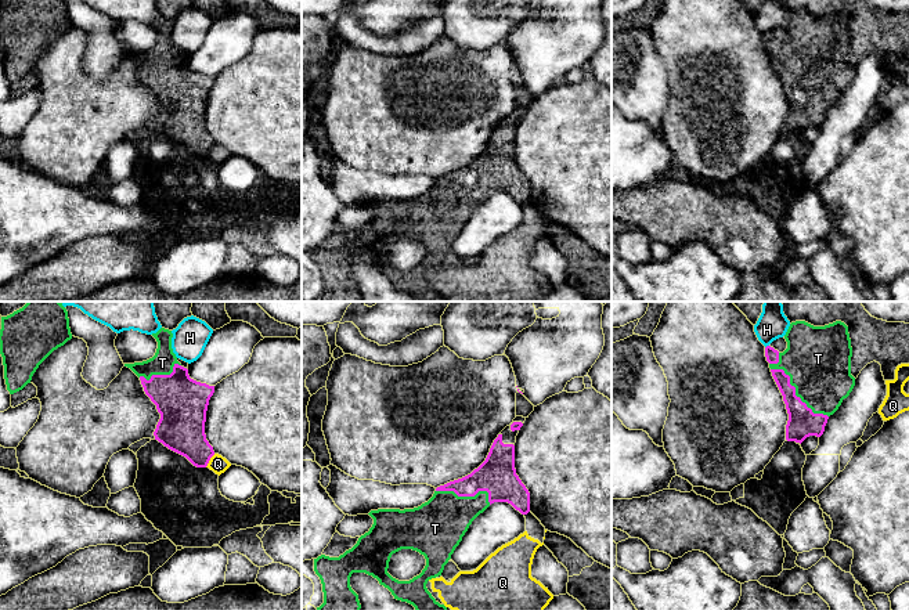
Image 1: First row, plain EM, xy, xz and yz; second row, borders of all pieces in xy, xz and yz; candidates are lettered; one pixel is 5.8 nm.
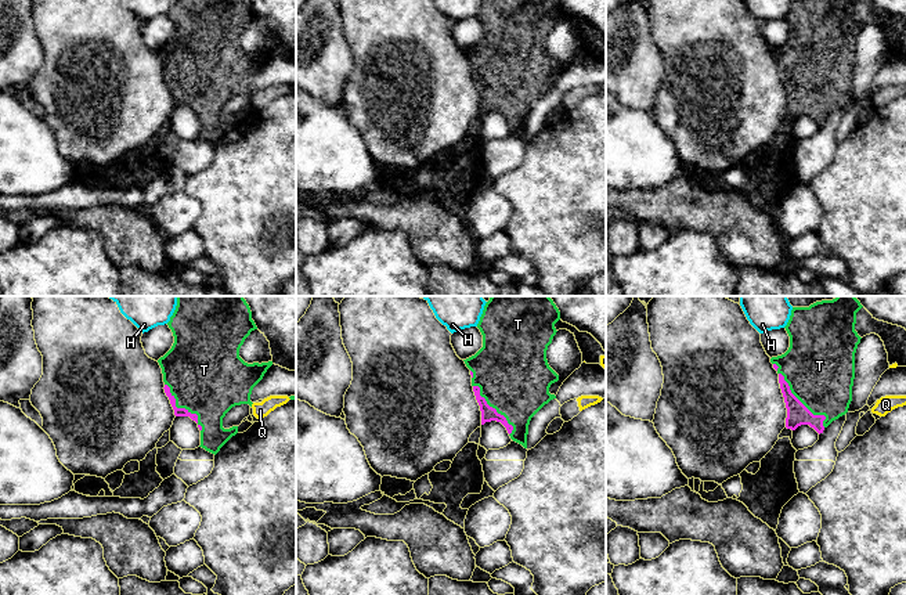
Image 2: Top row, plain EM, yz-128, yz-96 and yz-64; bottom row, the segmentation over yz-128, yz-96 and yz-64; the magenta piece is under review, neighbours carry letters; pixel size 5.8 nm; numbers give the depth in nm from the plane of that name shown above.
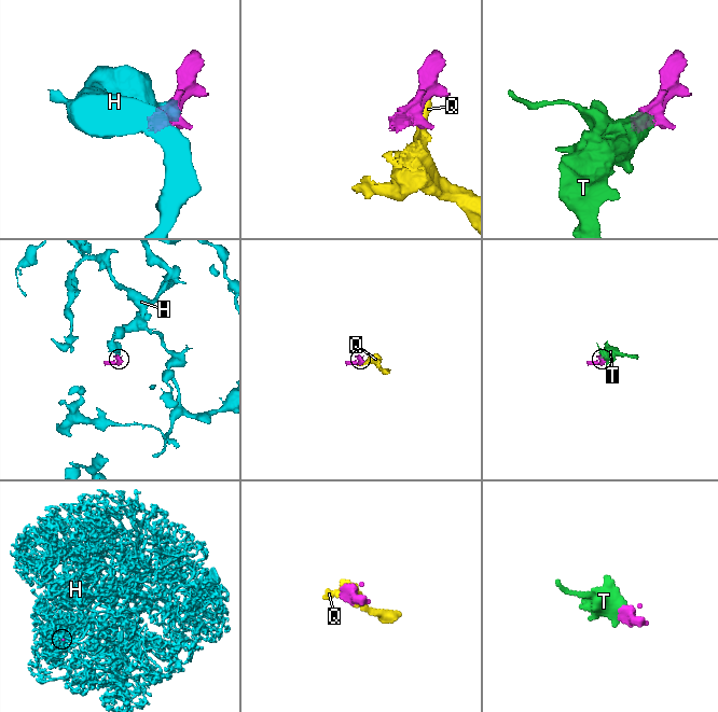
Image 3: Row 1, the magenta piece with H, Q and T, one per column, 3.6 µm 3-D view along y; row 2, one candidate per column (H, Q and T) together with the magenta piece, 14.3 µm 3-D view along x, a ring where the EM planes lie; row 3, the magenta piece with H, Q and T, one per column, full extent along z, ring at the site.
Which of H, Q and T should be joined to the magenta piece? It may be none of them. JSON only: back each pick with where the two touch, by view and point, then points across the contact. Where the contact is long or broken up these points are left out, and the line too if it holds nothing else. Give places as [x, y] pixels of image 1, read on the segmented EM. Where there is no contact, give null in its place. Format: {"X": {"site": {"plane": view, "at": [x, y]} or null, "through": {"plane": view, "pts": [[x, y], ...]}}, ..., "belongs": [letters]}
{"T": {"site": {"plane": "yz", "at": [794, 393]}}, "belongs": ["T"]}

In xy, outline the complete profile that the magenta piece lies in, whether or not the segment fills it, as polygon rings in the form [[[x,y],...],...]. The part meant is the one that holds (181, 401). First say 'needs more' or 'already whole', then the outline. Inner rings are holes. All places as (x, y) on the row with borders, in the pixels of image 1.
needs more; [[[160,328],[152,336],[158,342],[155,355],[125,367],[140,378],[145,394],[160,414],[155,440],[185,456],[194,466],[206,468],[214,455],[205,434],[206,411],[214,386],[190,378],[188,369],[173,353],[172,331]]]

